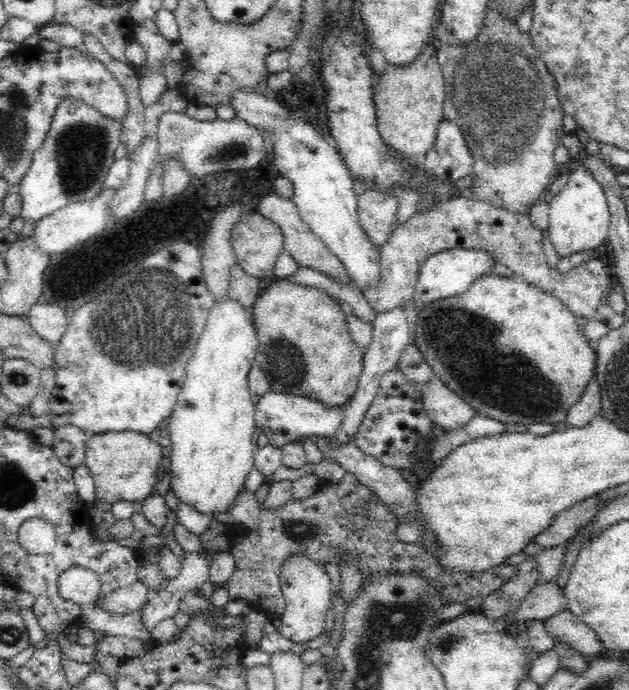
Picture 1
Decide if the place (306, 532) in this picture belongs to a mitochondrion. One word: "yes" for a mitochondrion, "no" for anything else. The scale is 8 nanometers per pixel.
yes

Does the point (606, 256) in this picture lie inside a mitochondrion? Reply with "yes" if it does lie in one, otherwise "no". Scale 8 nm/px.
no

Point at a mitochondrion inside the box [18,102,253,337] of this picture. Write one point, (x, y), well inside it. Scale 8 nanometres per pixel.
(83, 147)

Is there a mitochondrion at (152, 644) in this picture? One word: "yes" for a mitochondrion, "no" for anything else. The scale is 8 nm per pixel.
no

